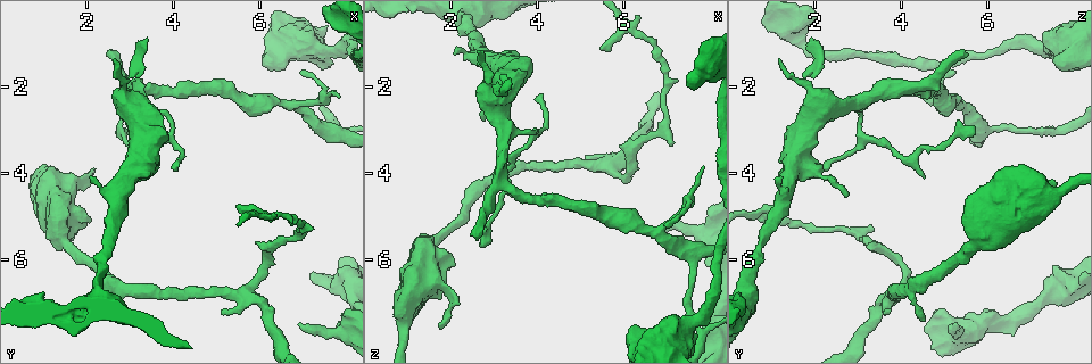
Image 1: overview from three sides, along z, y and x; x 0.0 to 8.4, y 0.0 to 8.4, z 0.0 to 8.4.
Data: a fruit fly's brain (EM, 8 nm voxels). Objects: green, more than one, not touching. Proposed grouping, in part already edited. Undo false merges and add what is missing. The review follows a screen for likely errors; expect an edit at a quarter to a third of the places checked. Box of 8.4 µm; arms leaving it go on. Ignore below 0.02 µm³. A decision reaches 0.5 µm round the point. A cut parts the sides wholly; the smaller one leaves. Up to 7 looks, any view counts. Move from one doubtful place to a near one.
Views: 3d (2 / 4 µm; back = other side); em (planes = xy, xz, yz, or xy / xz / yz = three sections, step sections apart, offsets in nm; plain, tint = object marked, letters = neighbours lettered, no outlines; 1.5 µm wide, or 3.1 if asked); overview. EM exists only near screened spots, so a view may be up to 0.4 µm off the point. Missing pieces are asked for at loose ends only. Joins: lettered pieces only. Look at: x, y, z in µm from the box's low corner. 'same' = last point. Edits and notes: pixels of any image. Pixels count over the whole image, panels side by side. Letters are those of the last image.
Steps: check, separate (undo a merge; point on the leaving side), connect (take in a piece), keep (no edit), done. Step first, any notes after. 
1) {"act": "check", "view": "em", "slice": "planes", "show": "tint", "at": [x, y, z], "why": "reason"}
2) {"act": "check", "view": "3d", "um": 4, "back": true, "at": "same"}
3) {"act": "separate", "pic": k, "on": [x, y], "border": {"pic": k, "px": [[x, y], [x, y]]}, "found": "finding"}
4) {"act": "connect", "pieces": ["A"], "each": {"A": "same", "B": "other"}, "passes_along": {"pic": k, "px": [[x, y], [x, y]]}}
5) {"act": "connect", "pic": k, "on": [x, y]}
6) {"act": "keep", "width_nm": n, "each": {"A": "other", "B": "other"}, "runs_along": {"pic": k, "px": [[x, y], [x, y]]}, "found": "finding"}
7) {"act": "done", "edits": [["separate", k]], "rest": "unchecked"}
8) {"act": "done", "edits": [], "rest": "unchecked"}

{"act": "check", "view": "em", "slice": "planes", "show": "letters", "at": [2.60, 1.30, 5.50], "why": "an open end"}

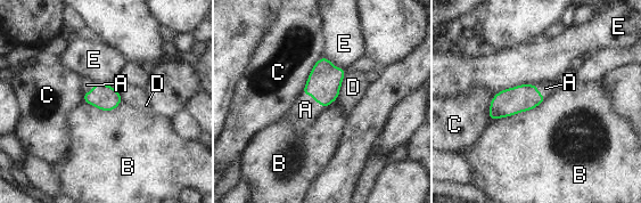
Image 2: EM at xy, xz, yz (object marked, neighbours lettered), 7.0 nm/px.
{"act": "connect", "pieces": ["A"], "longest_contact_nm": ["B", 420], "each": {"A": "same", "B": "other", "C": "other", "D": "other", "E": "other"}, "passes_along": {"pic": 2, "px": [[323, 83], [313, 98], [305, 110]]}, "found": "it goes on there"}

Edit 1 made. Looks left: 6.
{"act": "check", "view": "3d", "um": 2, "at": [2.15, 4.05, 1.25], "why": "branch stops here"}

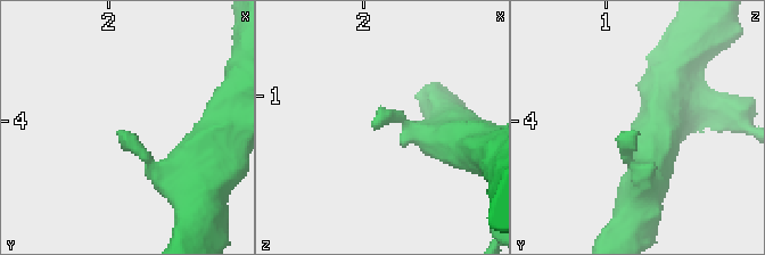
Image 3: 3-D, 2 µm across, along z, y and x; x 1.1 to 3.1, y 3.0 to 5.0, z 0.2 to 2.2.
{"act": "check", "view": "em", "slice": "planes", "show": "letters", "at": [2.10, 4.06, 1.22], "why": "shape alone is not enough"}

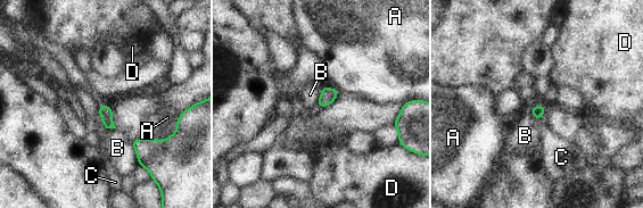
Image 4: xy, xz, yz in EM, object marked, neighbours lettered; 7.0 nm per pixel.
{"act": "keep", "each": {"A": "other", "B": "other", "C": "other", "D": "other"}, "border": {"pic": 4, "px": [[131, 142], [139, 165]]}, "found": "none of them fits"}

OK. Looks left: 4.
{"act": "check", "view": "em", "slice": "planes", "show": "letters", "at": [2.65, 1.30, 1.20], "why": "free end"}

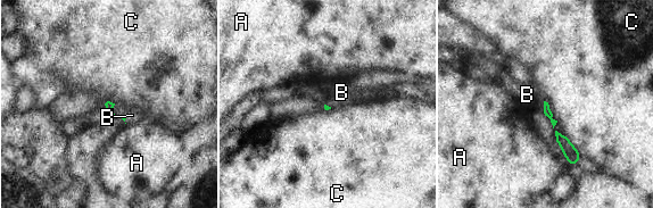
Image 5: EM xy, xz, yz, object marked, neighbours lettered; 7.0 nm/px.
{"act": "connect", "pieces": ["B"], "each": {"A": "other", "B": "same", "C": "other"}, "passes_along": {"pic": 5, "px": [[109, 106], [112, 110], [132, 115]]}, "found": "it goes on there"}

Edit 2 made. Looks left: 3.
{"act": "done", "edits": [["connect", 2], ["connect", 5]], "rest": "unchecked"}

